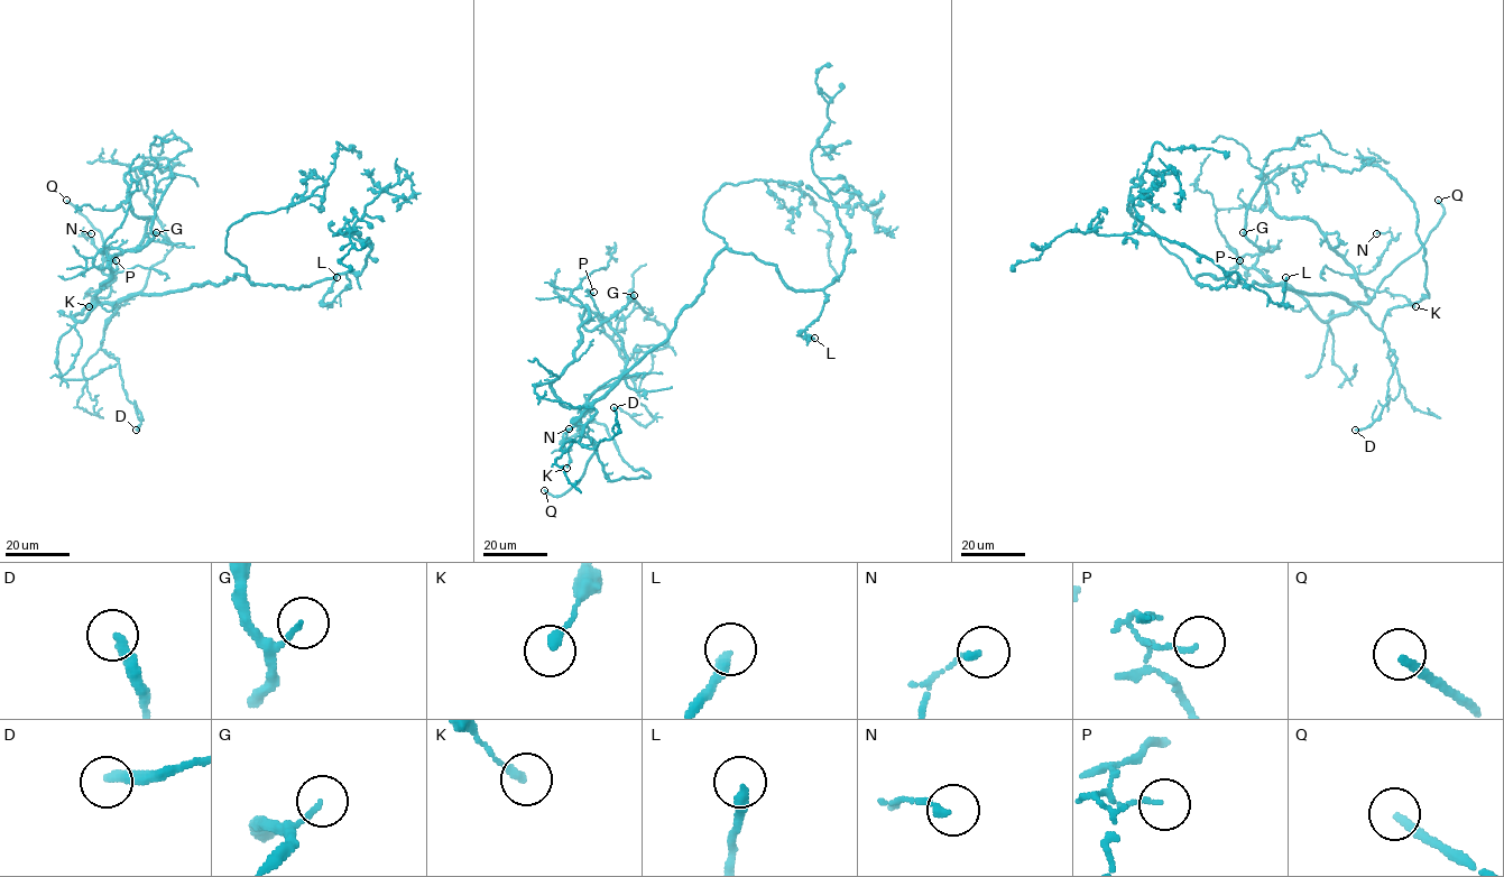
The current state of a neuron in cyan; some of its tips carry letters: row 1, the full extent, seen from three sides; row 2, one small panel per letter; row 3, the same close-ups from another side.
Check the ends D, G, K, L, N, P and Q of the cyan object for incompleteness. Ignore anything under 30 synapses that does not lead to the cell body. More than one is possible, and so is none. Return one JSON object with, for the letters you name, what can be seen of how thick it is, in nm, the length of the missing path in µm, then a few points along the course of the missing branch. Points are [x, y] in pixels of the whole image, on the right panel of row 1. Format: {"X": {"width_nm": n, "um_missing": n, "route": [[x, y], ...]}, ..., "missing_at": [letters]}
{"L": {"width_nm": 320, "um_missing": 35, "route": [[1285, 277], [1286, 254], [1267, 217], [1265, 194], [1261, 191]]}, "missing_at": ["L"]}

